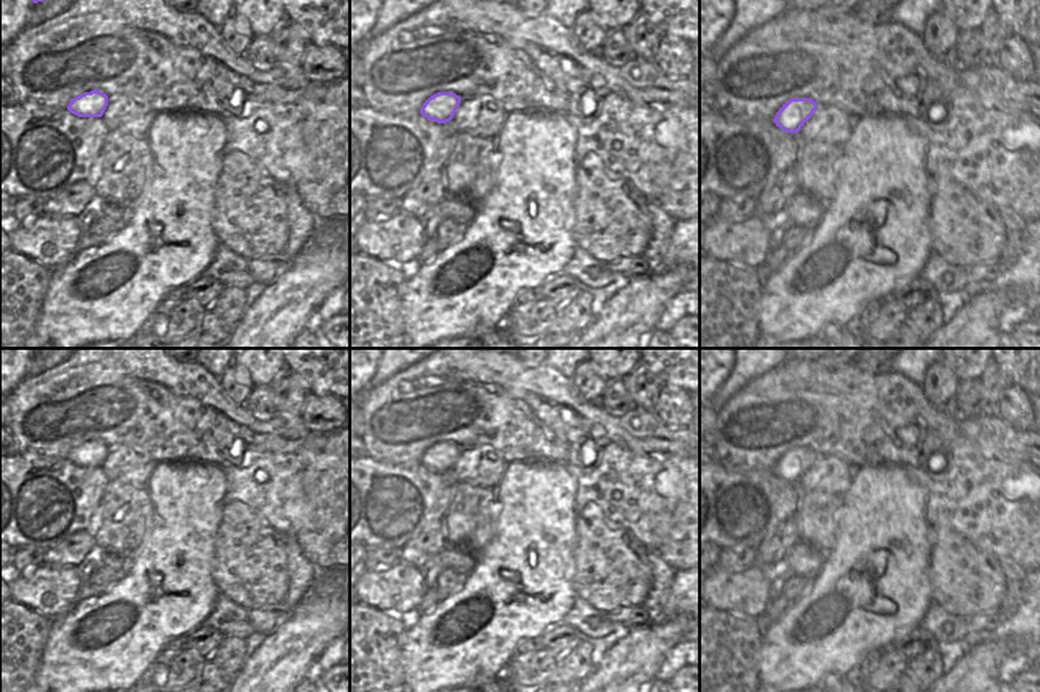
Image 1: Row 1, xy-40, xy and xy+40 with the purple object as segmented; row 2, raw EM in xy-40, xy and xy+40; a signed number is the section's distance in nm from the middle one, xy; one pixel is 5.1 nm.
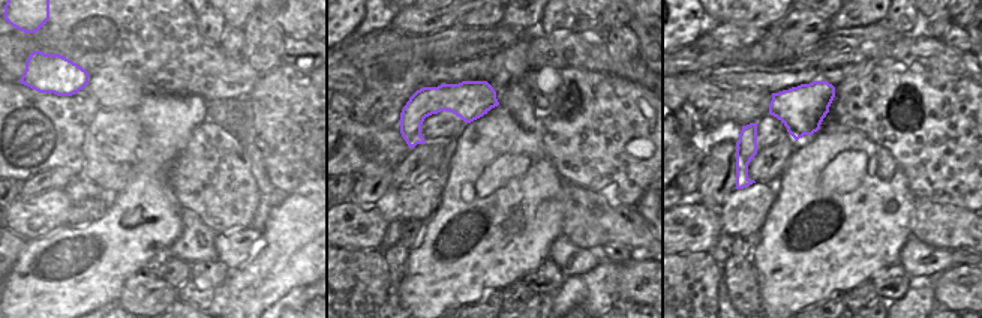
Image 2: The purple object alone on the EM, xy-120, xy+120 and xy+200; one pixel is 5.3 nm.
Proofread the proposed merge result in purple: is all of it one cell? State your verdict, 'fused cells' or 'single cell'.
single cell

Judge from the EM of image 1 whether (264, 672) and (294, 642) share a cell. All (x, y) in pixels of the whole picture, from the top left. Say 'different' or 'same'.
same

